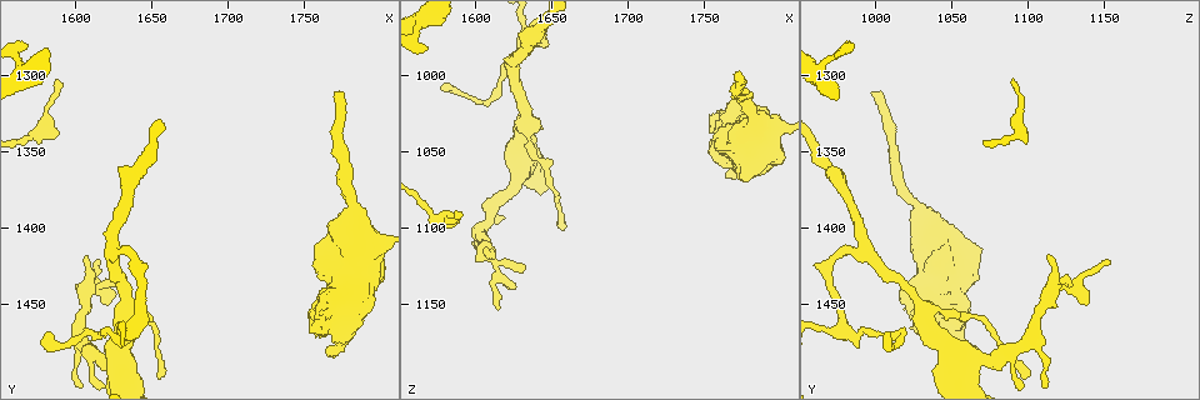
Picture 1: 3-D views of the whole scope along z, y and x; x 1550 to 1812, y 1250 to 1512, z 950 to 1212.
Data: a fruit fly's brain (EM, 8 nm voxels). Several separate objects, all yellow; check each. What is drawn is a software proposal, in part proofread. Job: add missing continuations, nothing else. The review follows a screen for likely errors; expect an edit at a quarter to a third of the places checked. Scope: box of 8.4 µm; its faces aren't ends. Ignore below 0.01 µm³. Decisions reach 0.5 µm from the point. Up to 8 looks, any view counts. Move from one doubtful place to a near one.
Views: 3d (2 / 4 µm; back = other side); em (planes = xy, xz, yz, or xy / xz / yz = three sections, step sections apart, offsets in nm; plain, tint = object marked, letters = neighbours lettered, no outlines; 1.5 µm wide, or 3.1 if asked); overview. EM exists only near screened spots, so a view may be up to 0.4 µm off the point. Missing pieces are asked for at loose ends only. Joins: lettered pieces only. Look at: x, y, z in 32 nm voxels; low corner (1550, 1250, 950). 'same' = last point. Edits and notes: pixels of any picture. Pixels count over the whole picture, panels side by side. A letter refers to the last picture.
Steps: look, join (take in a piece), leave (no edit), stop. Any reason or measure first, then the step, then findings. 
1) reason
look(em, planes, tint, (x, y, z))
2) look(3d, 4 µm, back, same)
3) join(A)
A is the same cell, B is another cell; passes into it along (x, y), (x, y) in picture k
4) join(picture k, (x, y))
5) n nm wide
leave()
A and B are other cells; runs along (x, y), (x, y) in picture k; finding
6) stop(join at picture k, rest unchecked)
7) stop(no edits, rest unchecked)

thin end
look(3d, 4 µm, (1586, 1302, 1088))

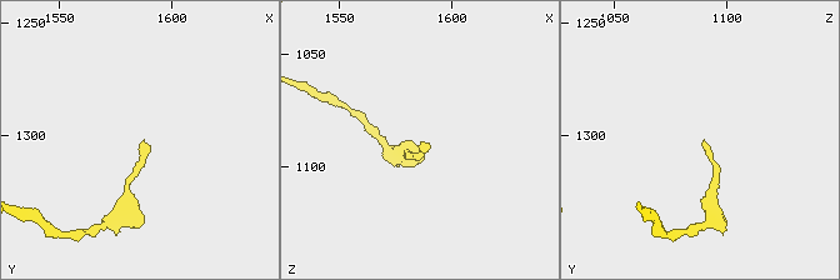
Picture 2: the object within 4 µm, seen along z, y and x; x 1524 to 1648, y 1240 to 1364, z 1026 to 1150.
need the tissue
look(em, planes, letters, (1588, 1303, 1090))

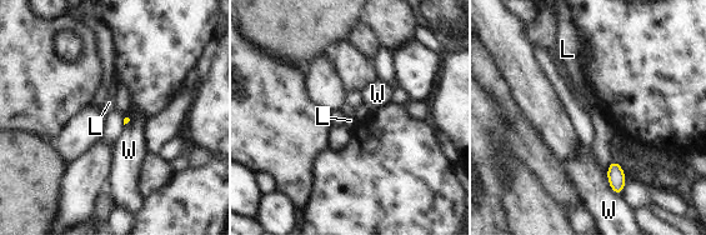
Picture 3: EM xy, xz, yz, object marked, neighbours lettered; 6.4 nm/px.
W touches over 190 nm
leave()
L and W are other cells; border along (605, 171), (609, 186), (621, 195) in picture 3; no lettered piece goes on from it

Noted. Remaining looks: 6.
look(em, xy, step 4, tint, (1580, 1468, 1006))

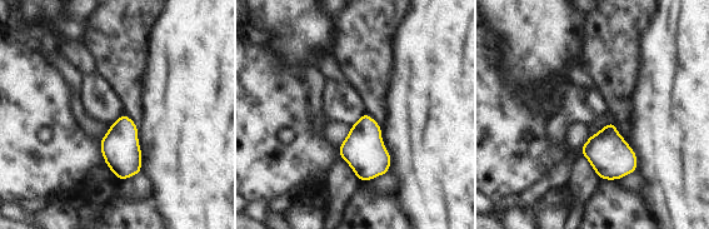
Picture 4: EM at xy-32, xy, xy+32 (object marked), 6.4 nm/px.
another direction
look(em, planes, letters, same)

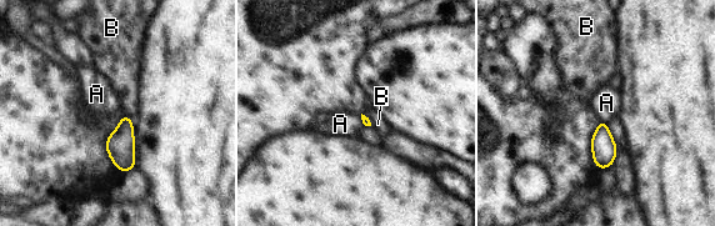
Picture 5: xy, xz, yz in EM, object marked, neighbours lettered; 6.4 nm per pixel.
leave()
A and B are other cells; border along (600, 119), (606, 122) in picture 5; no lettered piece goes on from it

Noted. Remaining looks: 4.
end of a long branch
look(3d, 4 µm, (1772, 1310, 998))

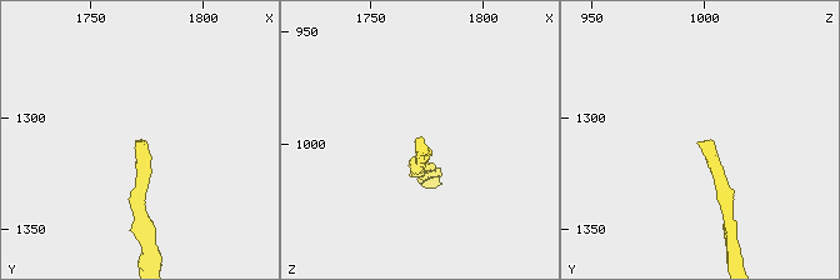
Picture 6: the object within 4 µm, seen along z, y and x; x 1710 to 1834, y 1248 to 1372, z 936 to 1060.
shape alone is not enough
look(em, planes, plain, (1772, 1310, 997))

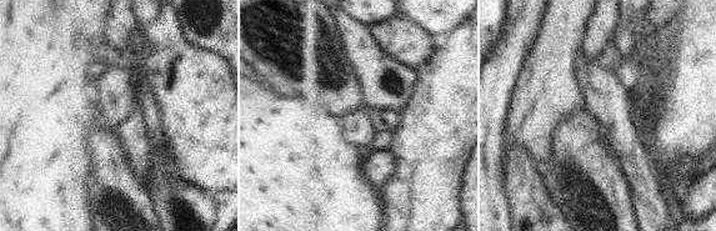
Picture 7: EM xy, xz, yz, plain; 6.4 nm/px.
see the neighbours
look(em, planes, letters, same)

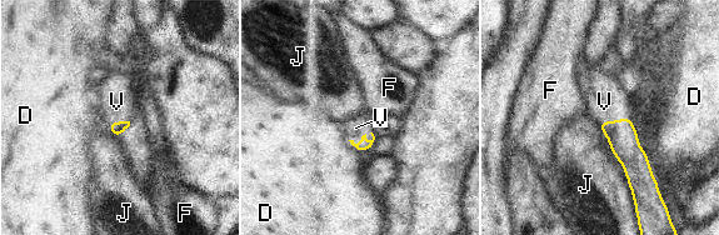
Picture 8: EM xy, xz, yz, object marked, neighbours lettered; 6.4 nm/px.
join(V)
V is the same cell, D, F and J are other cells; passes into it along (365, 145), (362, 138), (355, 128) in picture 8; the cell continues

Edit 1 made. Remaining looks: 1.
stop(join at picture 8, rest unchecked)

